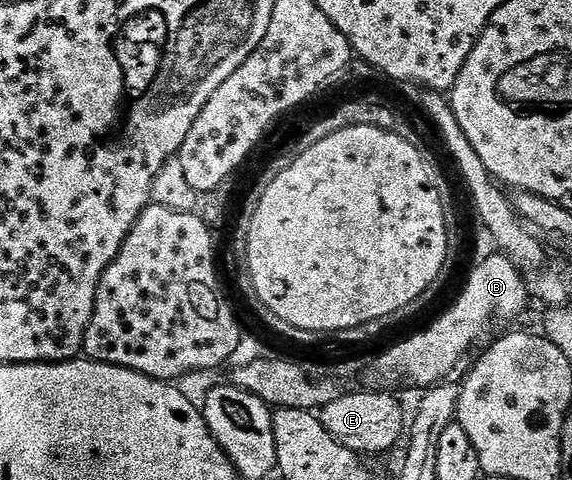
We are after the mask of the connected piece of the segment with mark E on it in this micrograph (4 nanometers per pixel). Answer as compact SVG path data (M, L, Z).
M389 390L368 391L346 391L339 398L335 398L335 402L327 402L327 406L319 410L327 434L331 434L331 438L335 438L339 446L347 446L347 450L366 457L391 451L400 440L402 443L407 432L407 412L405 416L400 402L393 397L396 395Z

